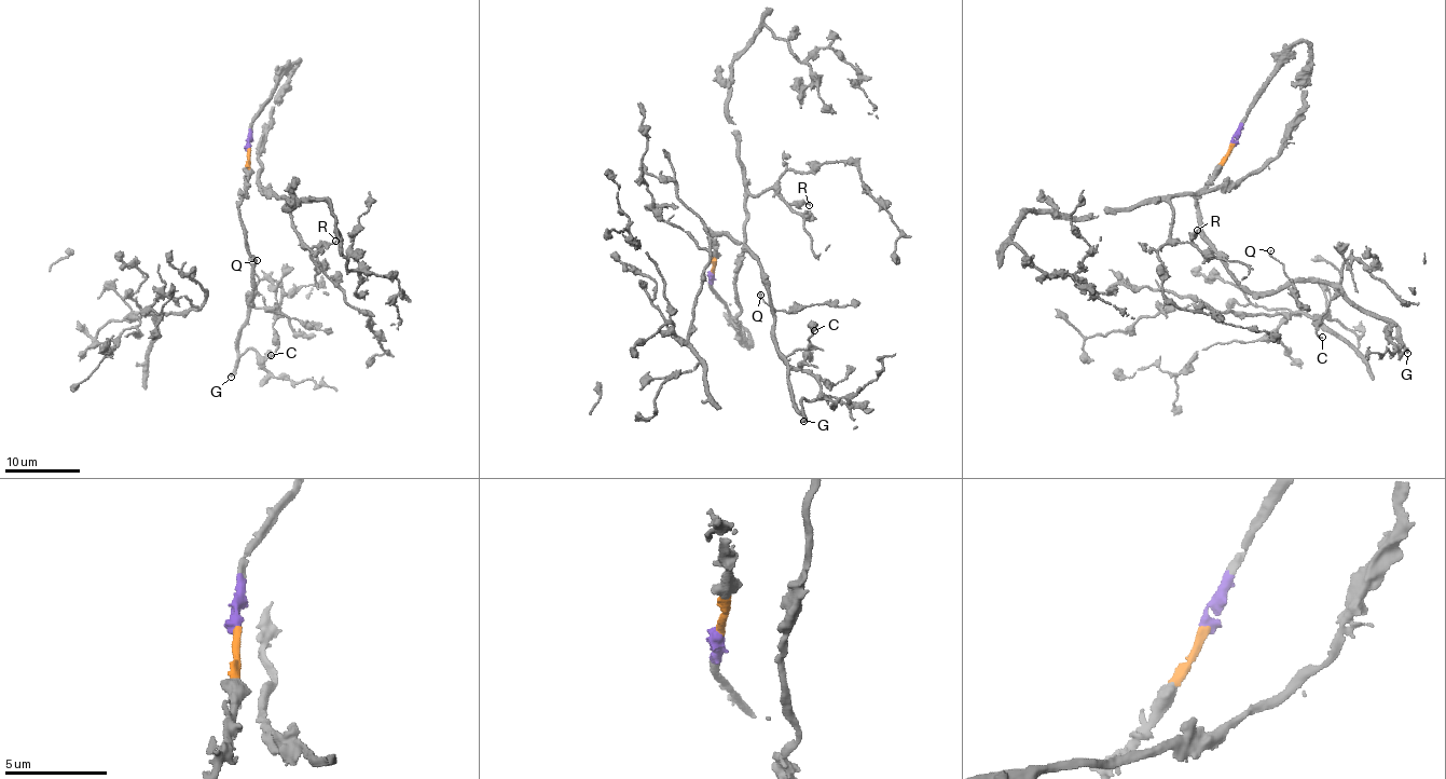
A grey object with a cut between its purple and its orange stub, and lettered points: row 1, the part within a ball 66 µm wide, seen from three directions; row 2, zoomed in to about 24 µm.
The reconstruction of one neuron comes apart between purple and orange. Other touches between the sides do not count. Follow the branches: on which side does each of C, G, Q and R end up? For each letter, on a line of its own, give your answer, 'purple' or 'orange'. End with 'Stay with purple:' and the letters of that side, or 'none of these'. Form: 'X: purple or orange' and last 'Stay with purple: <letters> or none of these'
C: orange
G: orange
Q: orange
R: purple
Stay with purple: R

